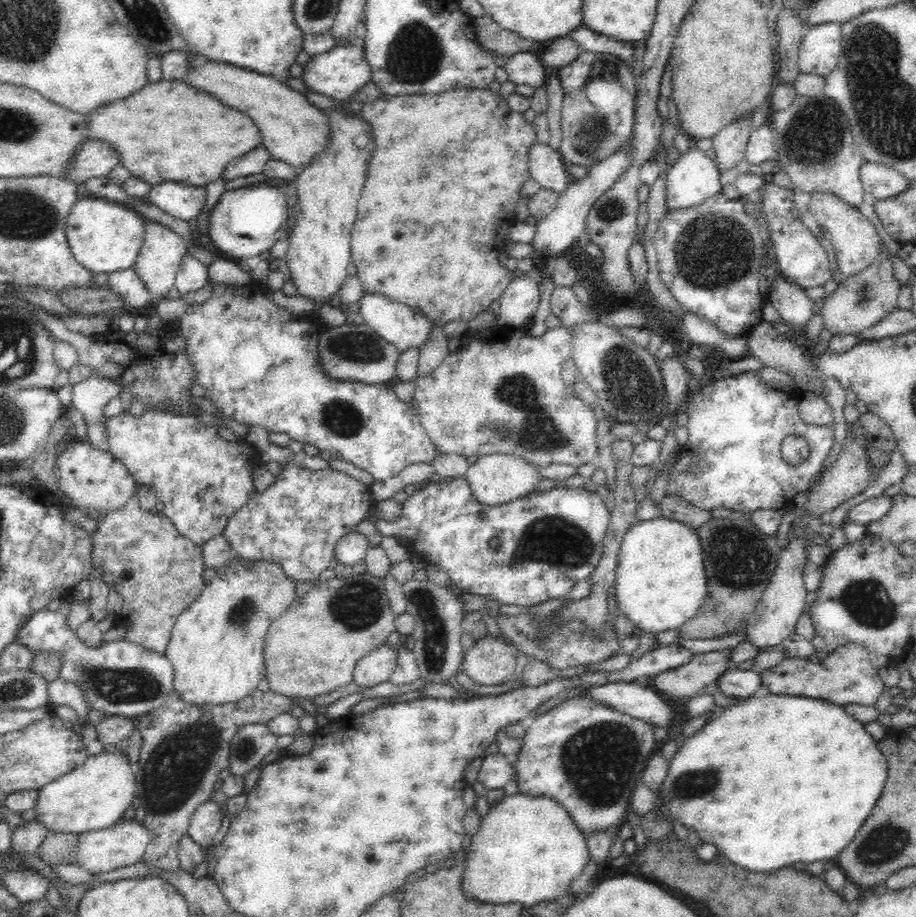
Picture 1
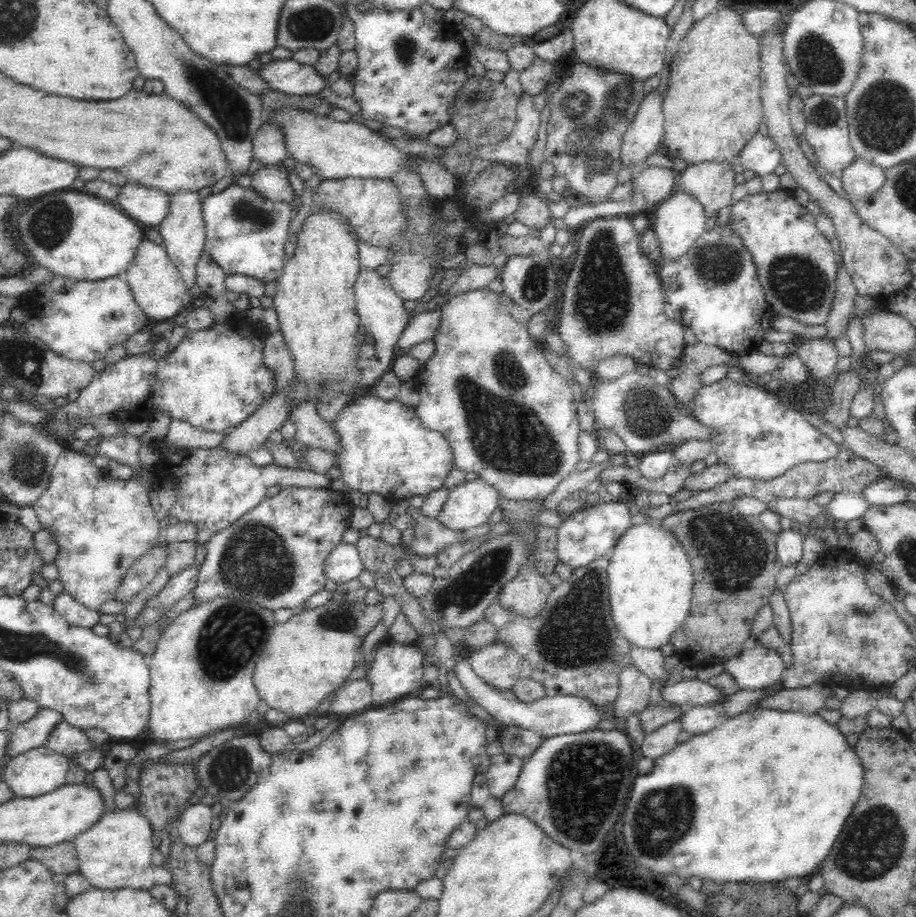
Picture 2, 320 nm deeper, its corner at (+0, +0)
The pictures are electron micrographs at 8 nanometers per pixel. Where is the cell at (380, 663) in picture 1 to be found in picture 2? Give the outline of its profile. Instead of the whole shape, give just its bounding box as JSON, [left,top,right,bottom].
[329,677,373,719]

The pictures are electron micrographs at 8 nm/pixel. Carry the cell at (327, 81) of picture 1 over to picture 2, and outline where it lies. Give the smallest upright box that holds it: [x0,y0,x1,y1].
[256,58,326,96]

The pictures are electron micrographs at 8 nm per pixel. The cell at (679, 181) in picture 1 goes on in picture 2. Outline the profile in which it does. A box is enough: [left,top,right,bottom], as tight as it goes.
[650,186,706,262]

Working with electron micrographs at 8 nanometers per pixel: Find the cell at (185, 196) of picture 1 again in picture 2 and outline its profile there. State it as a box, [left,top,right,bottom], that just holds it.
[112,182,168,228]

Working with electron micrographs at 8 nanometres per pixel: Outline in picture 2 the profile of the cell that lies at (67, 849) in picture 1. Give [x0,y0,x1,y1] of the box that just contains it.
[30,841,79,874]

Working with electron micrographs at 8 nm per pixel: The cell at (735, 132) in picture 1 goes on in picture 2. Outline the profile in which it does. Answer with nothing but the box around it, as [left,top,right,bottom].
[678,162,734,218]

